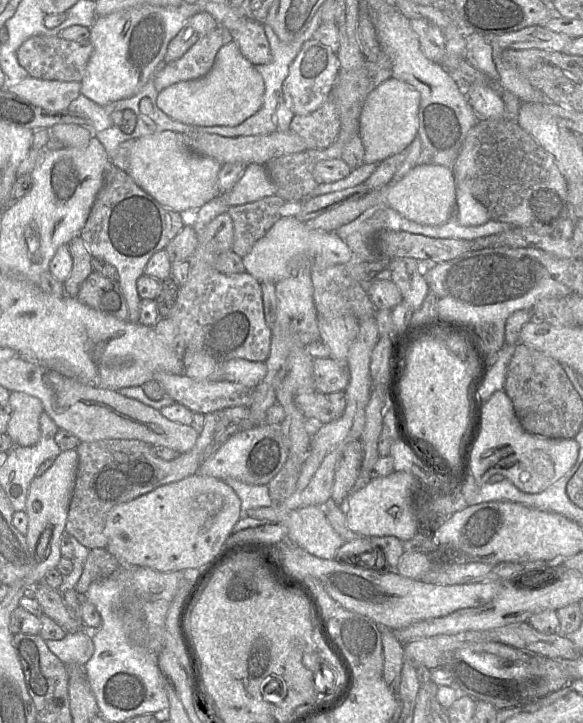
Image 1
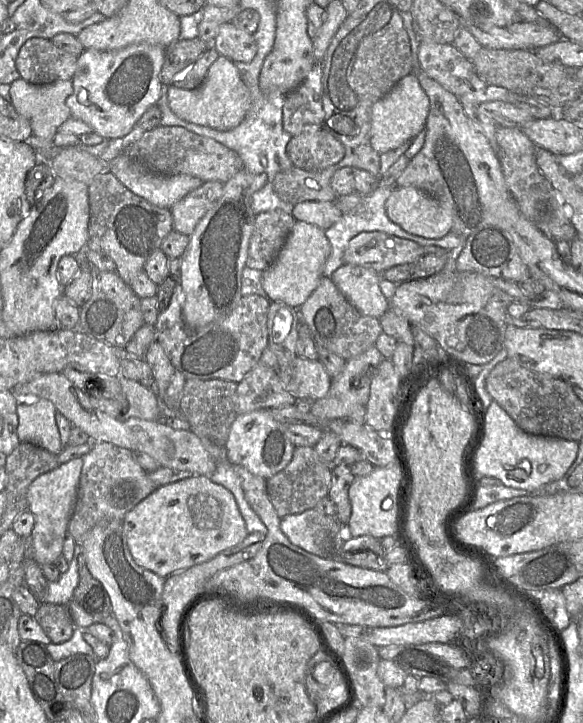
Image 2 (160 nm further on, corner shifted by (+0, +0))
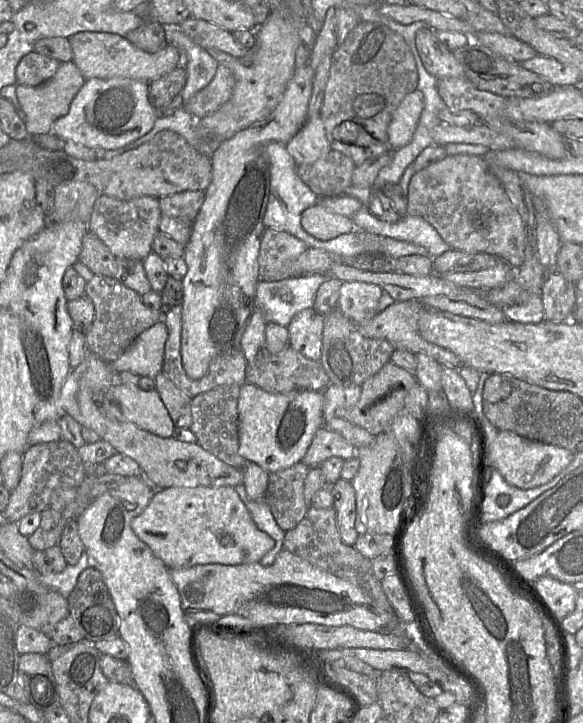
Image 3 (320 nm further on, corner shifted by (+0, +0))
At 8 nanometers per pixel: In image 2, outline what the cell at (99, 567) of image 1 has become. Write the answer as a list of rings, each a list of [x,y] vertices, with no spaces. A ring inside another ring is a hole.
[[[82,552],[78,557],[79,581],[73,593],[73,600],[79,603],[92,616],[107,618],[112,612],[110,598],[87,568]]]

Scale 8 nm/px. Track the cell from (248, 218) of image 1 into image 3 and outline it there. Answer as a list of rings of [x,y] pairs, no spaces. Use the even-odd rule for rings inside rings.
[[[265,228],[257,258],[259,280],[278,281],[289,277],[289,262],[307,249],[307,245],[295,236]]]

